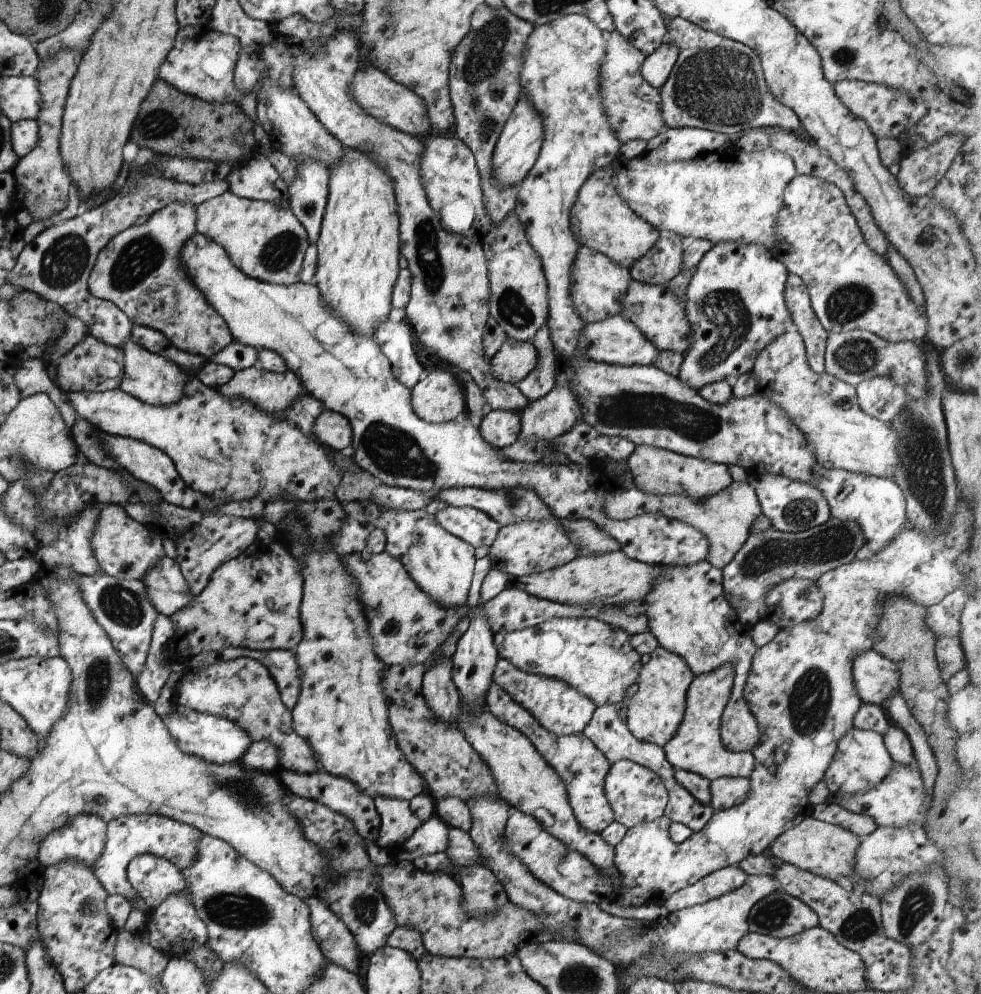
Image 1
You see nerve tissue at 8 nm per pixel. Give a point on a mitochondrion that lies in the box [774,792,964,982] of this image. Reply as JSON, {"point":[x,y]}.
{"point":[918,900]}

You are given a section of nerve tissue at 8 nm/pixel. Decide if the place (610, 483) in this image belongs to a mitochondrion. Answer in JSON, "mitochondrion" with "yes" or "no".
{"mitochondrion":"no"}

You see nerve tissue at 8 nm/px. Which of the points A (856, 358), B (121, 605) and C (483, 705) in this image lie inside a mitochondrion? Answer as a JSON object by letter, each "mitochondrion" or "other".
{"A":"mitochondrion","B":"mitochondrion","C":"other"}

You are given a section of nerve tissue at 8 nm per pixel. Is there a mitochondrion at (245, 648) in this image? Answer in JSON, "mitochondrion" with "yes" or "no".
{"mitochondrion":"no"}

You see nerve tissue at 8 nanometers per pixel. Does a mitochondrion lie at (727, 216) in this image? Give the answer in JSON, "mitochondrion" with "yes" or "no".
{"mitochondrion":"no"}

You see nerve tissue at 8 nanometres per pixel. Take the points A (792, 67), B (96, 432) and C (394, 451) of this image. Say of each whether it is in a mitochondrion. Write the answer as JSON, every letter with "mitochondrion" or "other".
{"A":"other","B":"other","C":"mitochondrion"}

